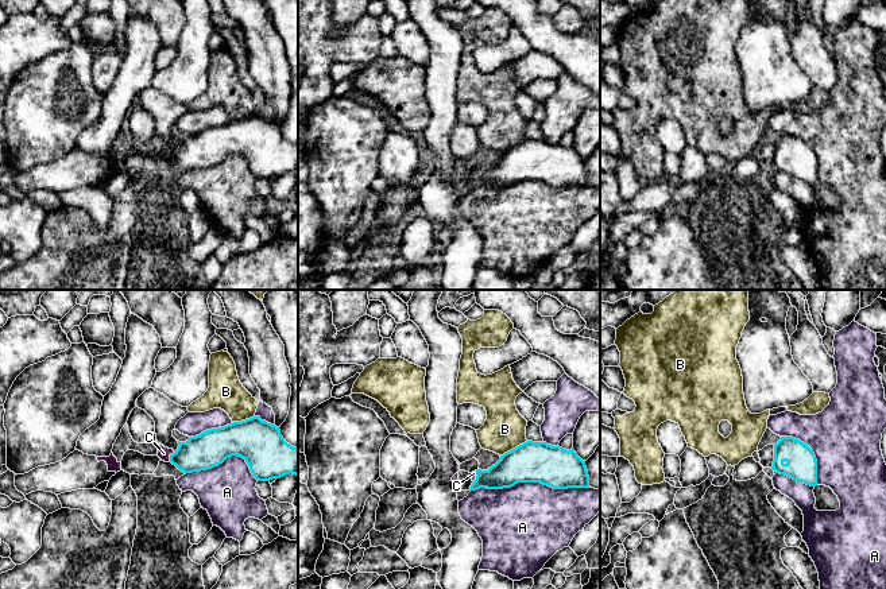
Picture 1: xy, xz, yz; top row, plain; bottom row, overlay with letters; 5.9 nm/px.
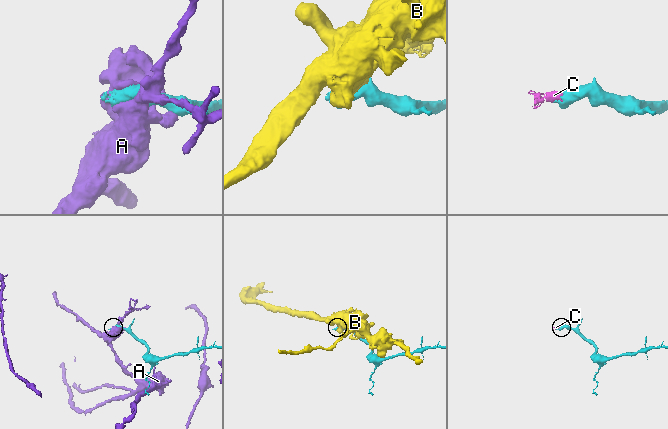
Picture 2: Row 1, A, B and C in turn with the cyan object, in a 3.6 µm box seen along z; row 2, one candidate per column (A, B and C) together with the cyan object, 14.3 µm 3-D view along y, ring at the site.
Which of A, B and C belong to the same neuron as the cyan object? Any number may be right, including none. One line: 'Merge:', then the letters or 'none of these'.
Merge: C

